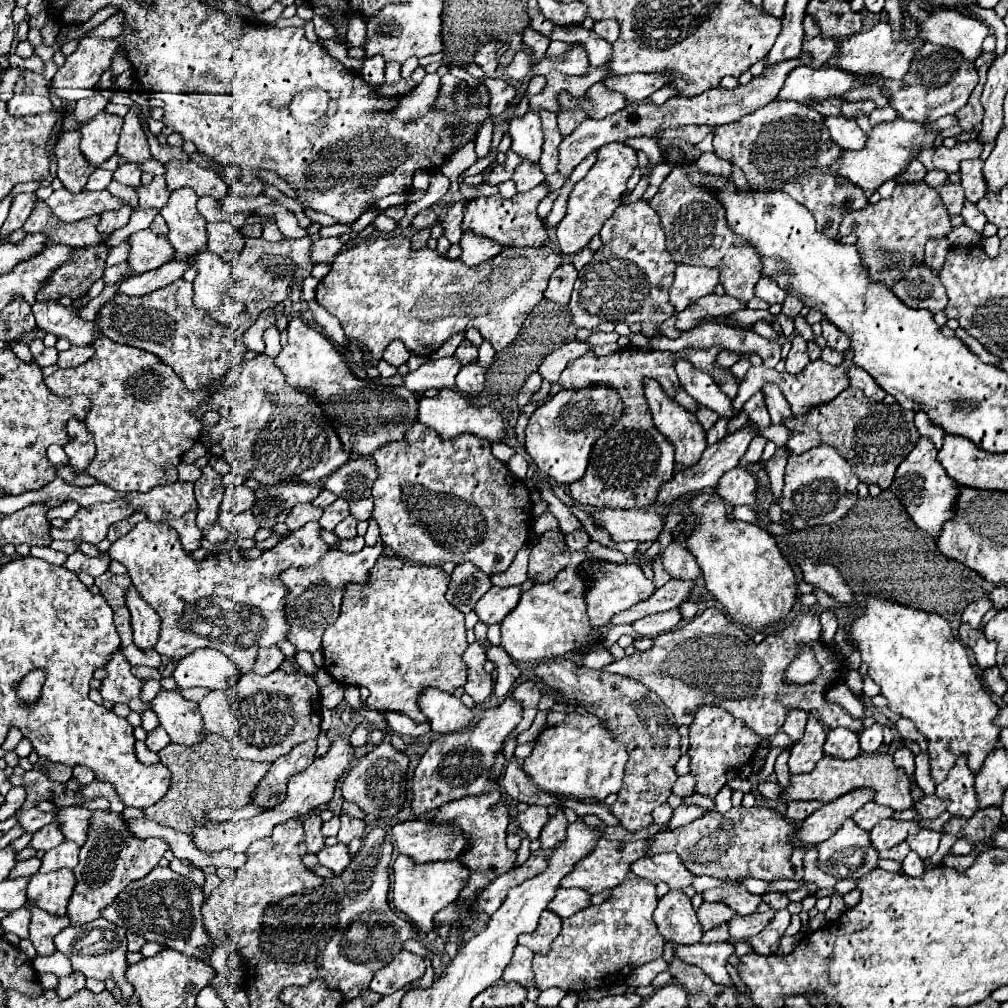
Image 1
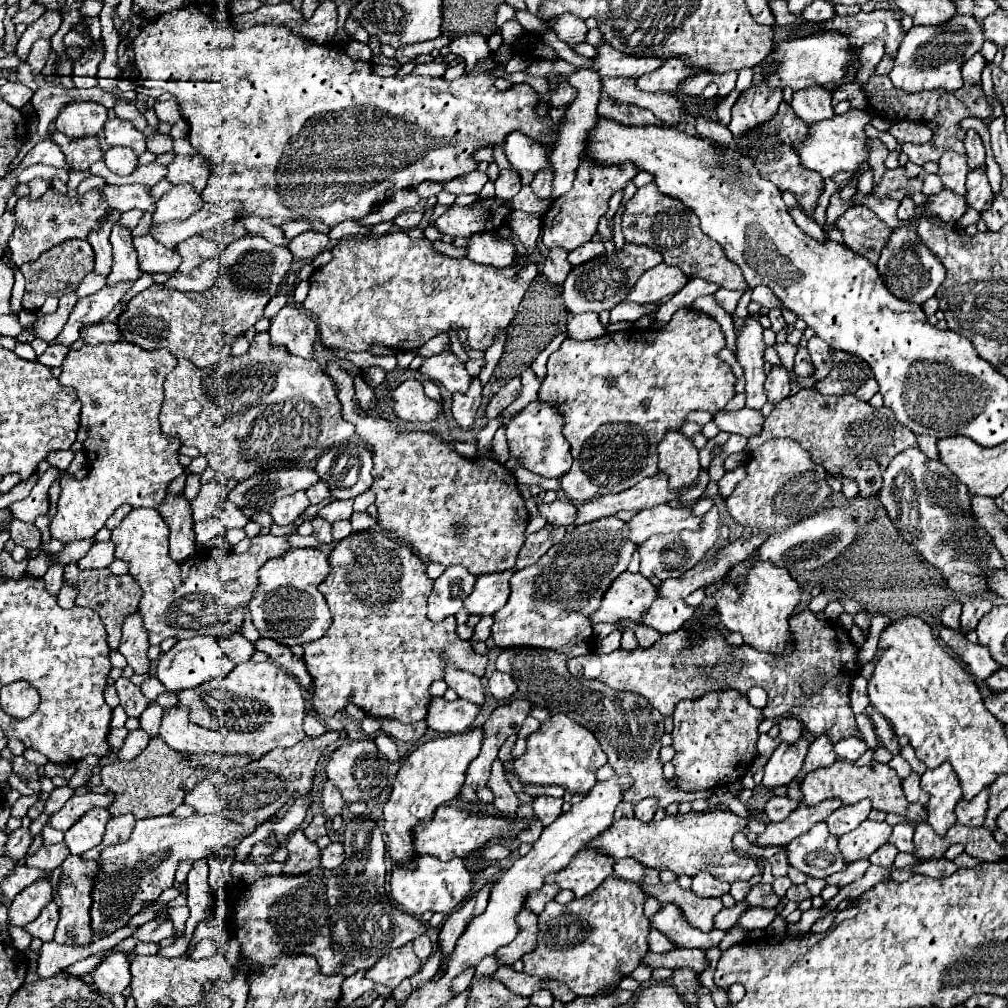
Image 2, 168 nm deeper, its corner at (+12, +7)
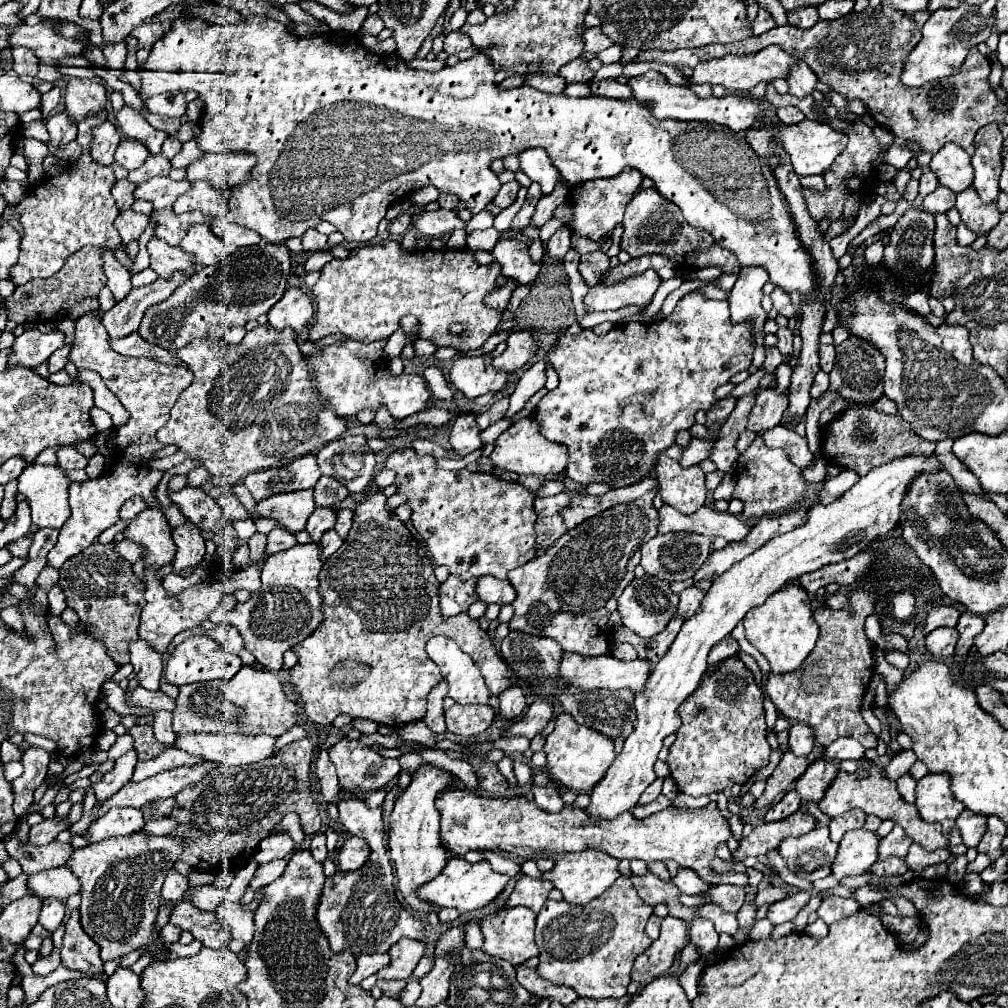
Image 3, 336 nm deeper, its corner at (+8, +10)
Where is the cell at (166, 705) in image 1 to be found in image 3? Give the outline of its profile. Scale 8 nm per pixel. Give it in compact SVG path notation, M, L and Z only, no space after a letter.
M183 734L175 746L197 754L205 760L219 762L223 766L245 766L261 762L275 754L275 736L245 736L245 734Z

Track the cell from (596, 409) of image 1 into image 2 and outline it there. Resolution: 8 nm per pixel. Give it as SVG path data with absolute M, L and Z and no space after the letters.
M533 401L507 425L509 453L517 457L525 469L539 473L541 477L563 477L571 469L571 445L563 435L565 417L557 405Z

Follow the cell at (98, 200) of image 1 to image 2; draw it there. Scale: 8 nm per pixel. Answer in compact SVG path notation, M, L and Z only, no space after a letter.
M101 185L97 187L101 191L103 201L111 209L145 209L155 211L155 199L149 195L143 185Z

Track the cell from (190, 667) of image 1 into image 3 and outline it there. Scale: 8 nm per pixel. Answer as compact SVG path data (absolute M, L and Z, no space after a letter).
M189 638L171 652L165 668L165 678L169 684L175 686L207 682L207 680L231 680L241 670L241 666L243 666L241 658L237 654L223 650L219 642L211 642L211 638Z

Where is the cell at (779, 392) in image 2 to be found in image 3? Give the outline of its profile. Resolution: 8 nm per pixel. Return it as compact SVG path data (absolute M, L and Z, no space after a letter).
M761 390L749 414L747 430L753 434L763 434L775 428L781 422L783 406L787 406L787 392L779 394L777 390Z

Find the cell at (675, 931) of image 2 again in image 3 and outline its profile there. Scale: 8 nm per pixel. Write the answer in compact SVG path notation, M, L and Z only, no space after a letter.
M673 916L663 918L661 922L661 936L643 952L637 956L631 980L639 984L649 984L651 980L663 976L667 968L673 964L677 952L687 944L687 928L685 922Z

